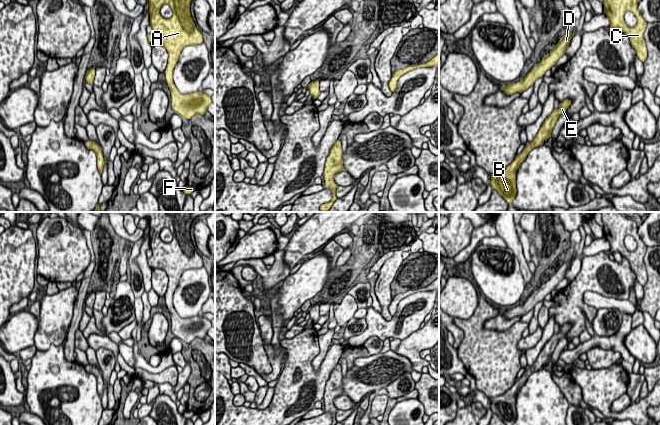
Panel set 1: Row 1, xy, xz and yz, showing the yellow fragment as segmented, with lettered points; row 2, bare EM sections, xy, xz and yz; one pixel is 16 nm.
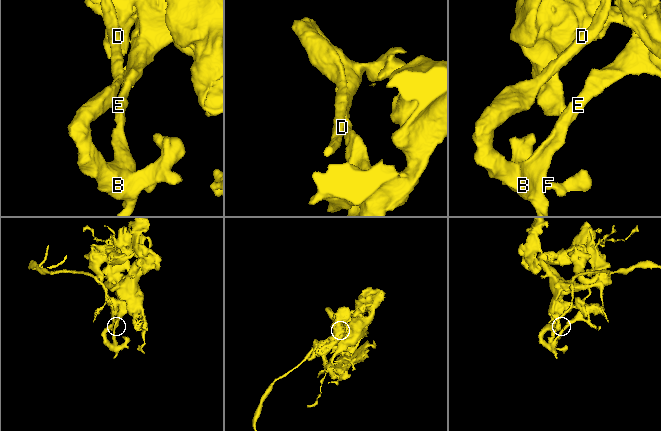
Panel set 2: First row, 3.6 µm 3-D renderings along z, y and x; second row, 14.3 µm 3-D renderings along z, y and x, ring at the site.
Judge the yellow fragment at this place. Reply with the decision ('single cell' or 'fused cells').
single cell

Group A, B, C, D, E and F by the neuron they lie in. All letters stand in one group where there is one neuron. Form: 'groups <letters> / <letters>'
groups A B C D E F

